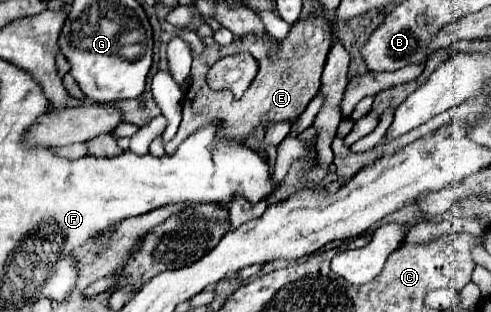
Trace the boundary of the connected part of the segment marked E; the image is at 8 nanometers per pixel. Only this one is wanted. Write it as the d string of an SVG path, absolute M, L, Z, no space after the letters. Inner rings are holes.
M307 18L307 20L299 20L291 26L289 36L281 42L283 50L277 56L277 62L269 62L269 58L265 58L265 42L257 42L257 38L235 38L231 46L221 48L221 46L207 46L205 52L201 56L193 54L193 68L191 68L191 76L193 76L193 84L189 86L189 90L185 92L183 98L183 120L181 126L175 134L175 138L165 146L165 152L171 156L175 154L177 146L191 136L195 130L219 122L219 130L217 130L217 138L221 140L233 140L237 144L245 144L247 148L253 148L253 144L257 144L257 138L253 136L257 128L267 128L269 124L275 122L285 122L285 120L295 120L311 102L311 98L319 92L321 88L321 74L323 74L323 66L327 60L327 52L333 44L333 34L331 34L331 24L325 18ZM241 52L250 53L257 64L259 64L259 72L255 76L255 80L251 82L249 90L245 90L245 94L237 100L233 94L229 94L229 90L213 90L207 84L207 72L209 68L217 62L217 60L227 56Z

